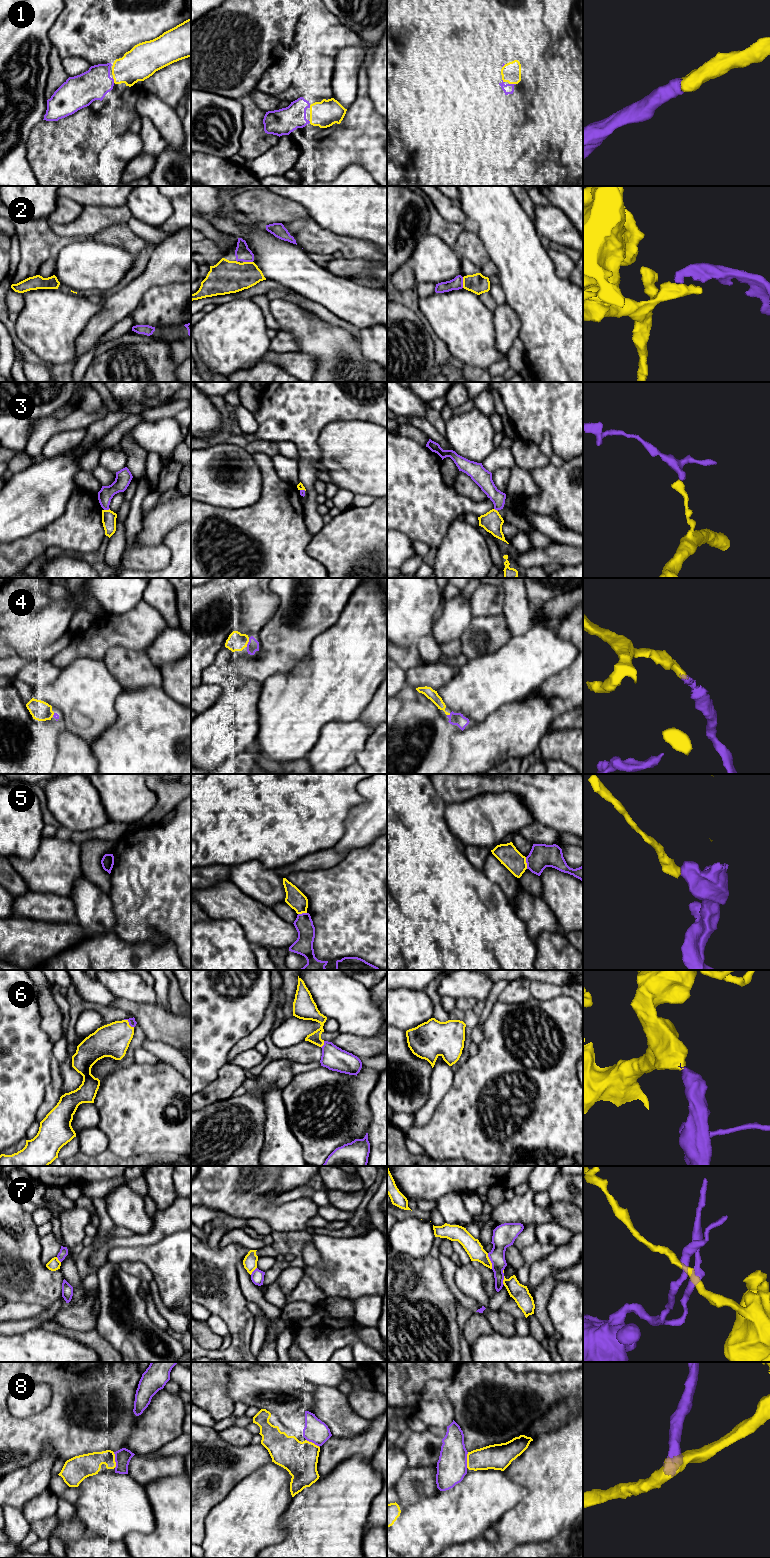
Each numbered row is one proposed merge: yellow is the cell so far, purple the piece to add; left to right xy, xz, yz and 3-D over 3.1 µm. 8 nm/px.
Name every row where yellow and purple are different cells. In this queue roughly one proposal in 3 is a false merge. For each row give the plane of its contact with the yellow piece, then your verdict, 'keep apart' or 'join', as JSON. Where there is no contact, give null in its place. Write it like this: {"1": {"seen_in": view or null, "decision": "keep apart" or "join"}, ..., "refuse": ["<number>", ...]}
{"1": {"seen_in": "yz", "decision": "join"}, "2": {"seen_in": "yz", "decision": "join"}, "3": {"seen_in": "xy", "decision": "keep apart"}, "4": {"seen_in": "xz", "decision": "join"}, "5": {"seen_in": "yz", "decision": "keep apart"}, "6": {"seen_in": "xy", "decision": "join"}, "7": {"seen_in": "yz", "decision": "keep apart"}, "8": {"seen_in": "xy", "decision": "keep apart"}, "refuse": ["3", "5", "7", "8"]}

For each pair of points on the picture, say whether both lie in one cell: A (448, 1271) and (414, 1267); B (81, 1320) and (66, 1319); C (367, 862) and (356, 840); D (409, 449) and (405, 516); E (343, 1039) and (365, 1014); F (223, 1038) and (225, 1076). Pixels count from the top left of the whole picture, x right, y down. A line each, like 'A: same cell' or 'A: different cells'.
A: different cells
B: same cell
C: different cells
D: same cell
E: different cells
F: different cells

